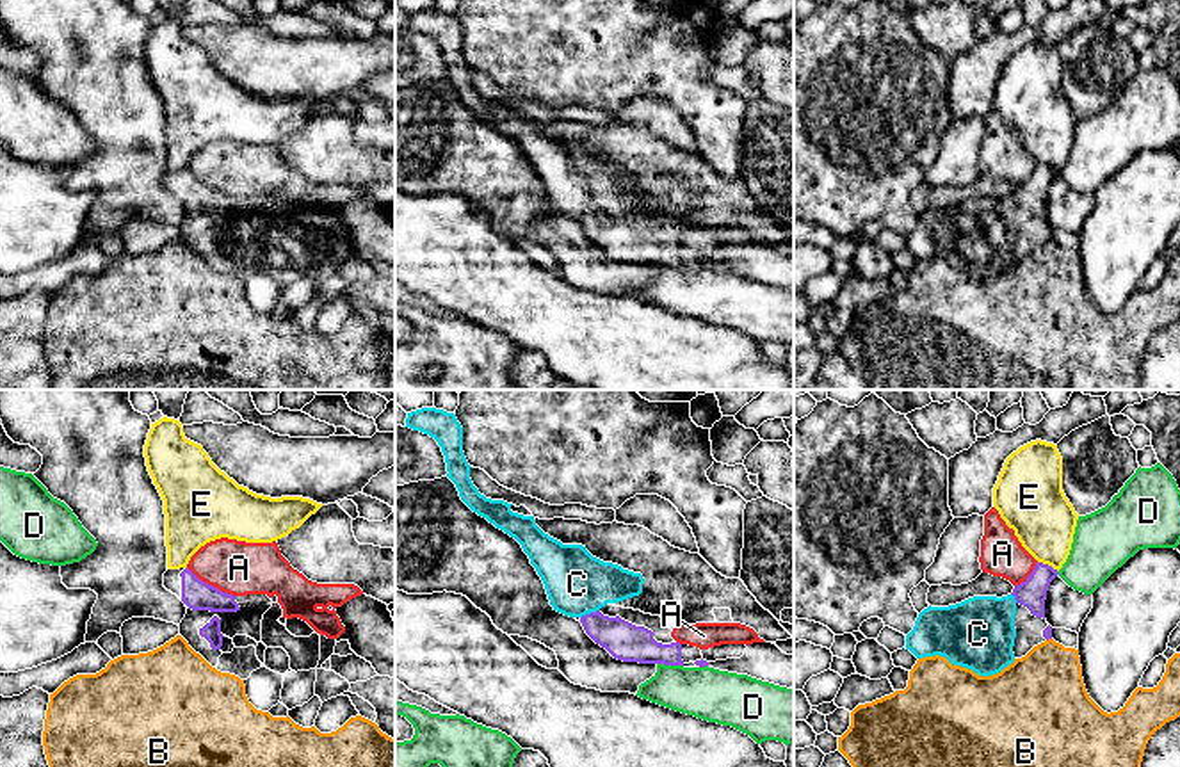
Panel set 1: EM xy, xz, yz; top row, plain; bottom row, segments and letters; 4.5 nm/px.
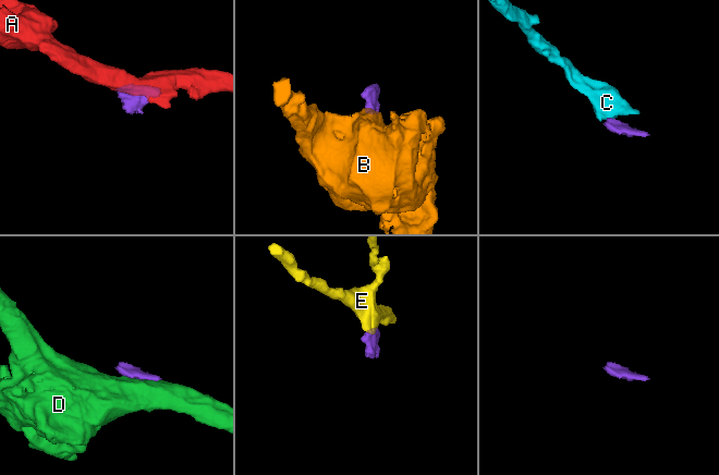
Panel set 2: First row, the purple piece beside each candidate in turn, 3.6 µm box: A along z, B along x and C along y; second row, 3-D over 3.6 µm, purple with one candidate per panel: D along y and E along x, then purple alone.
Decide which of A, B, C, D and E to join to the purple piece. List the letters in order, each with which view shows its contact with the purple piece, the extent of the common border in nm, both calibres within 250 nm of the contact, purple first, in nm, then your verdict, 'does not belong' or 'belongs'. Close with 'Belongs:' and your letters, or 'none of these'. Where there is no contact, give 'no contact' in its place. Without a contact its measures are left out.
A: xy | 260 nm | 140/240 nm | does not belong
B: yz | 30 nm | 50/380 nm | does not belong
C: xz | 100 nm | 170/280 nm | belongs
D: xz | 120 nm | 170/240 nm | does not belong
E: yz | 100 nm | 130/280 nm | does not belong
Belongs: C

